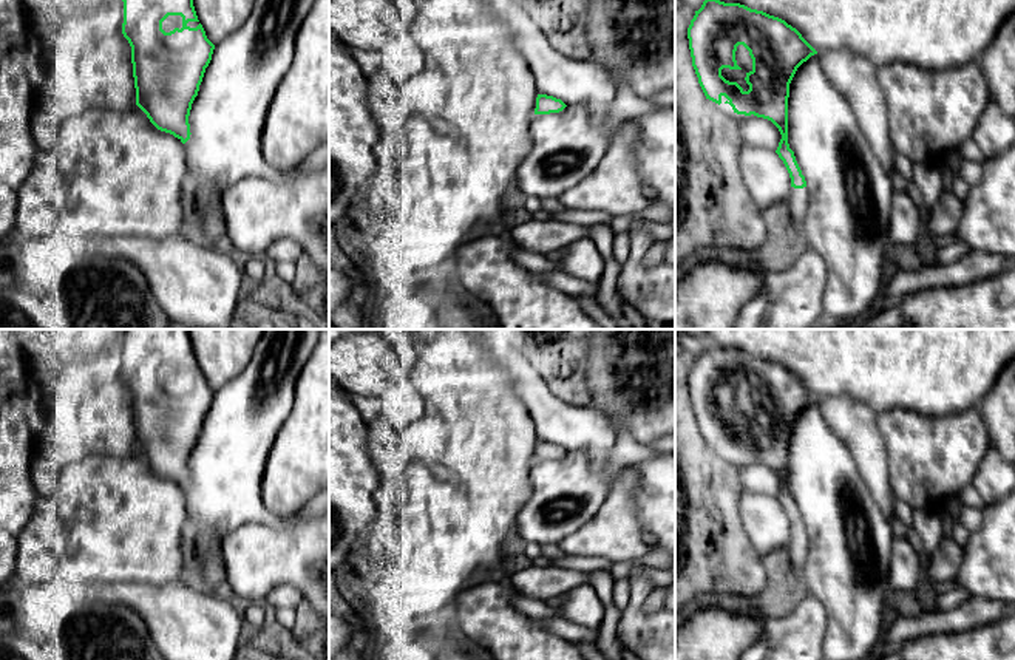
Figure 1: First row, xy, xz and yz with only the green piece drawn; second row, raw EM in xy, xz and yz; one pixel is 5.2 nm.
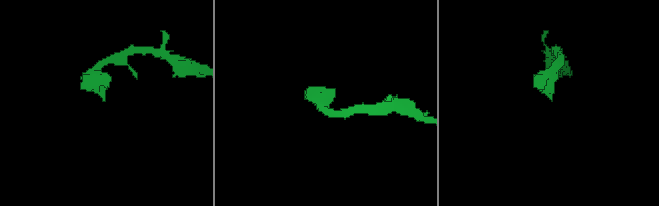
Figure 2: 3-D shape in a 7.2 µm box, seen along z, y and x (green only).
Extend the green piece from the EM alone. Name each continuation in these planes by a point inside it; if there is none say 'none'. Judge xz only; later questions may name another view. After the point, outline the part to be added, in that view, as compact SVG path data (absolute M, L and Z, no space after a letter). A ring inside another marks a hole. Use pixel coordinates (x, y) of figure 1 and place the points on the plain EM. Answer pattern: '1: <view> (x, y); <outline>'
none

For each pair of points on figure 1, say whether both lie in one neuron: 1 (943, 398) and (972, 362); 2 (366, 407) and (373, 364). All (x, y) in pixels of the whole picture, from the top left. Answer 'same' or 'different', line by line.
1: same
2: different

